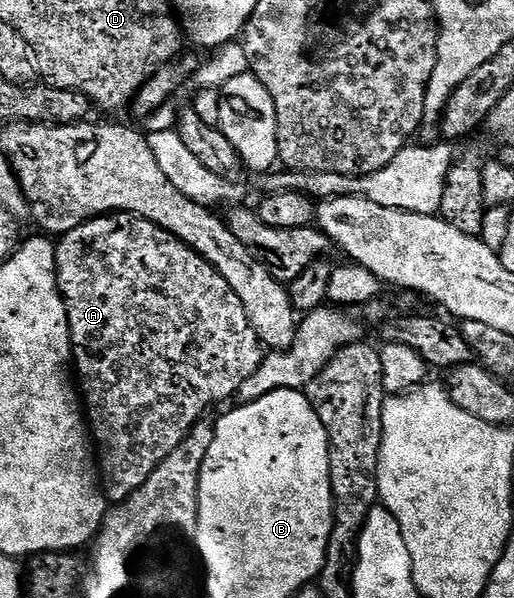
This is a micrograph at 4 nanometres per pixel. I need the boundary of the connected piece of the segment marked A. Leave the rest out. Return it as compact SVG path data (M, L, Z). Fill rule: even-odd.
M114 212L103 214L99 218L92 218L79 228L60 235L56 243L57 248L57 287L61 290L61 298L65 302L65 315L69 321L69 340L73 343L72 365L75 367L76 377L79 379L79 390L83 395L83 406L87 411L87 425L91 431L92 441L95 443L95 457L99 463L99 477L106 499L110 503L122 502L131 492L135 492L183 444L189 435L189 429L202 421L216 402L224 398L233 398L237 389L259 368L263 357L263 347L257 338L255 328L247 320L247 312L243 312L243 304L239 296L229 291L227 280L215 272L207 260L203 260L187 244L183 244L175 236L171 236L163 228L151 224L151 220L139 217L138 214L123 214Z

